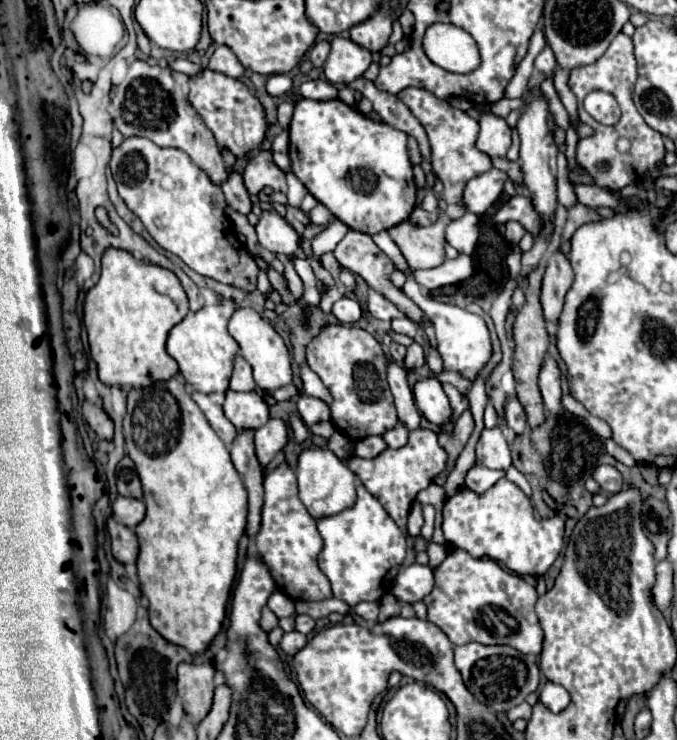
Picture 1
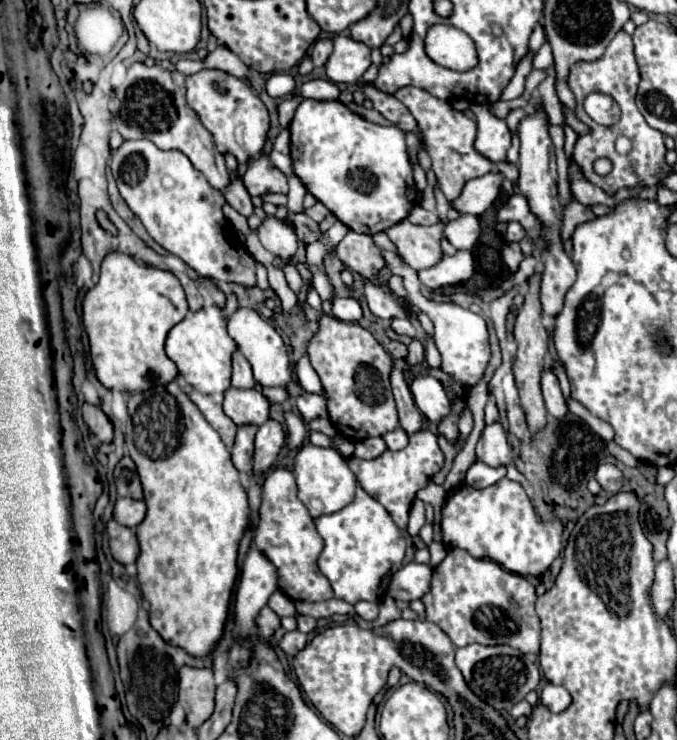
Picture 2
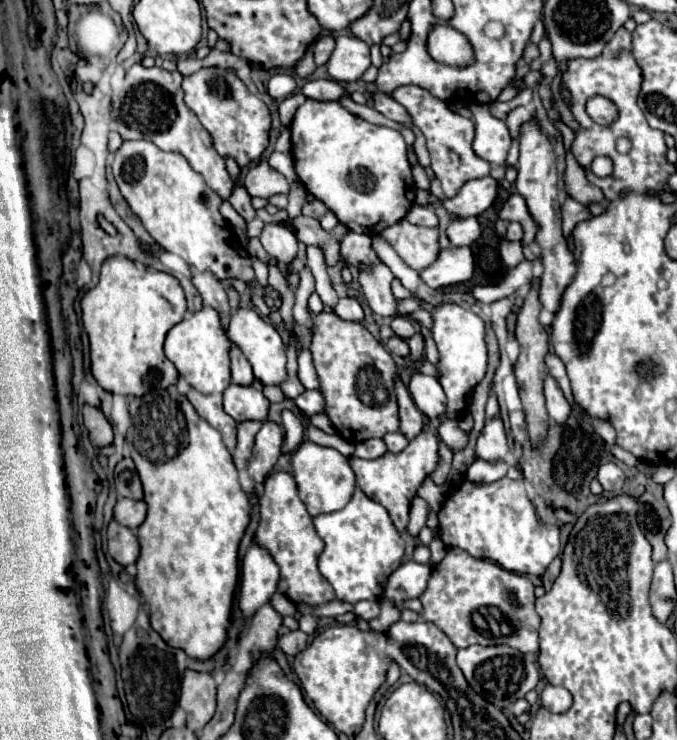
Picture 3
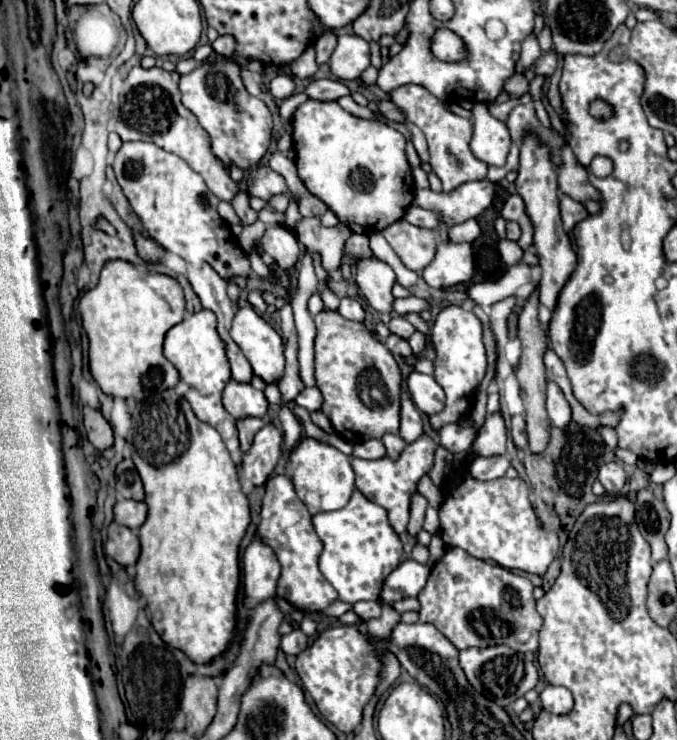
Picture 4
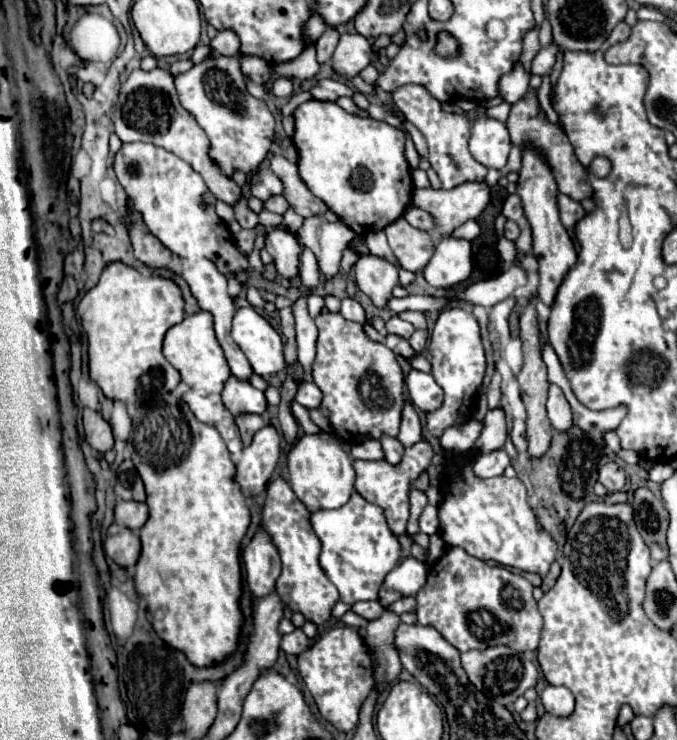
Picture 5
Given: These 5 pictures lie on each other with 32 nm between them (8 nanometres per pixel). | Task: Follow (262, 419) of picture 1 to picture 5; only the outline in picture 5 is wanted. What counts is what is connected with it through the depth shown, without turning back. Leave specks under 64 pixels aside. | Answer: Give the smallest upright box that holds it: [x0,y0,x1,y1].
[222,376,268,416]

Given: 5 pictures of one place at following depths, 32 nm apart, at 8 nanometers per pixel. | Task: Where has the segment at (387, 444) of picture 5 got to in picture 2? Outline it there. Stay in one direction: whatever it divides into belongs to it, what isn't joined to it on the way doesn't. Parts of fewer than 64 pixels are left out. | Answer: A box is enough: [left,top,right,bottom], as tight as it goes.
[384,428,408,450]

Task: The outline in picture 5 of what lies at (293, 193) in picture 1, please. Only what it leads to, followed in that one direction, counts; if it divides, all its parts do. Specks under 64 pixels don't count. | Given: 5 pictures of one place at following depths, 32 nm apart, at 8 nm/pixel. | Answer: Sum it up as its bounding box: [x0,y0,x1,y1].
[278,208,304,232]

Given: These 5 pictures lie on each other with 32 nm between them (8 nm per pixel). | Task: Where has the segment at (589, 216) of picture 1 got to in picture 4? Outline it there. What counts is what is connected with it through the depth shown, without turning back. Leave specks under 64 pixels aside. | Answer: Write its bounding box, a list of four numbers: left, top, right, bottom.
[560,196,590,232]

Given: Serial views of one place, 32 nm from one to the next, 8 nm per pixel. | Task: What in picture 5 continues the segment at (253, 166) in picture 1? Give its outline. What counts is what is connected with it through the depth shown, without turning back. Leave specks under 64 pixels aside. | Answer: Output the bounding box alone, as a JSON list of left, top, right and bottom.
[250,168,284,200]

